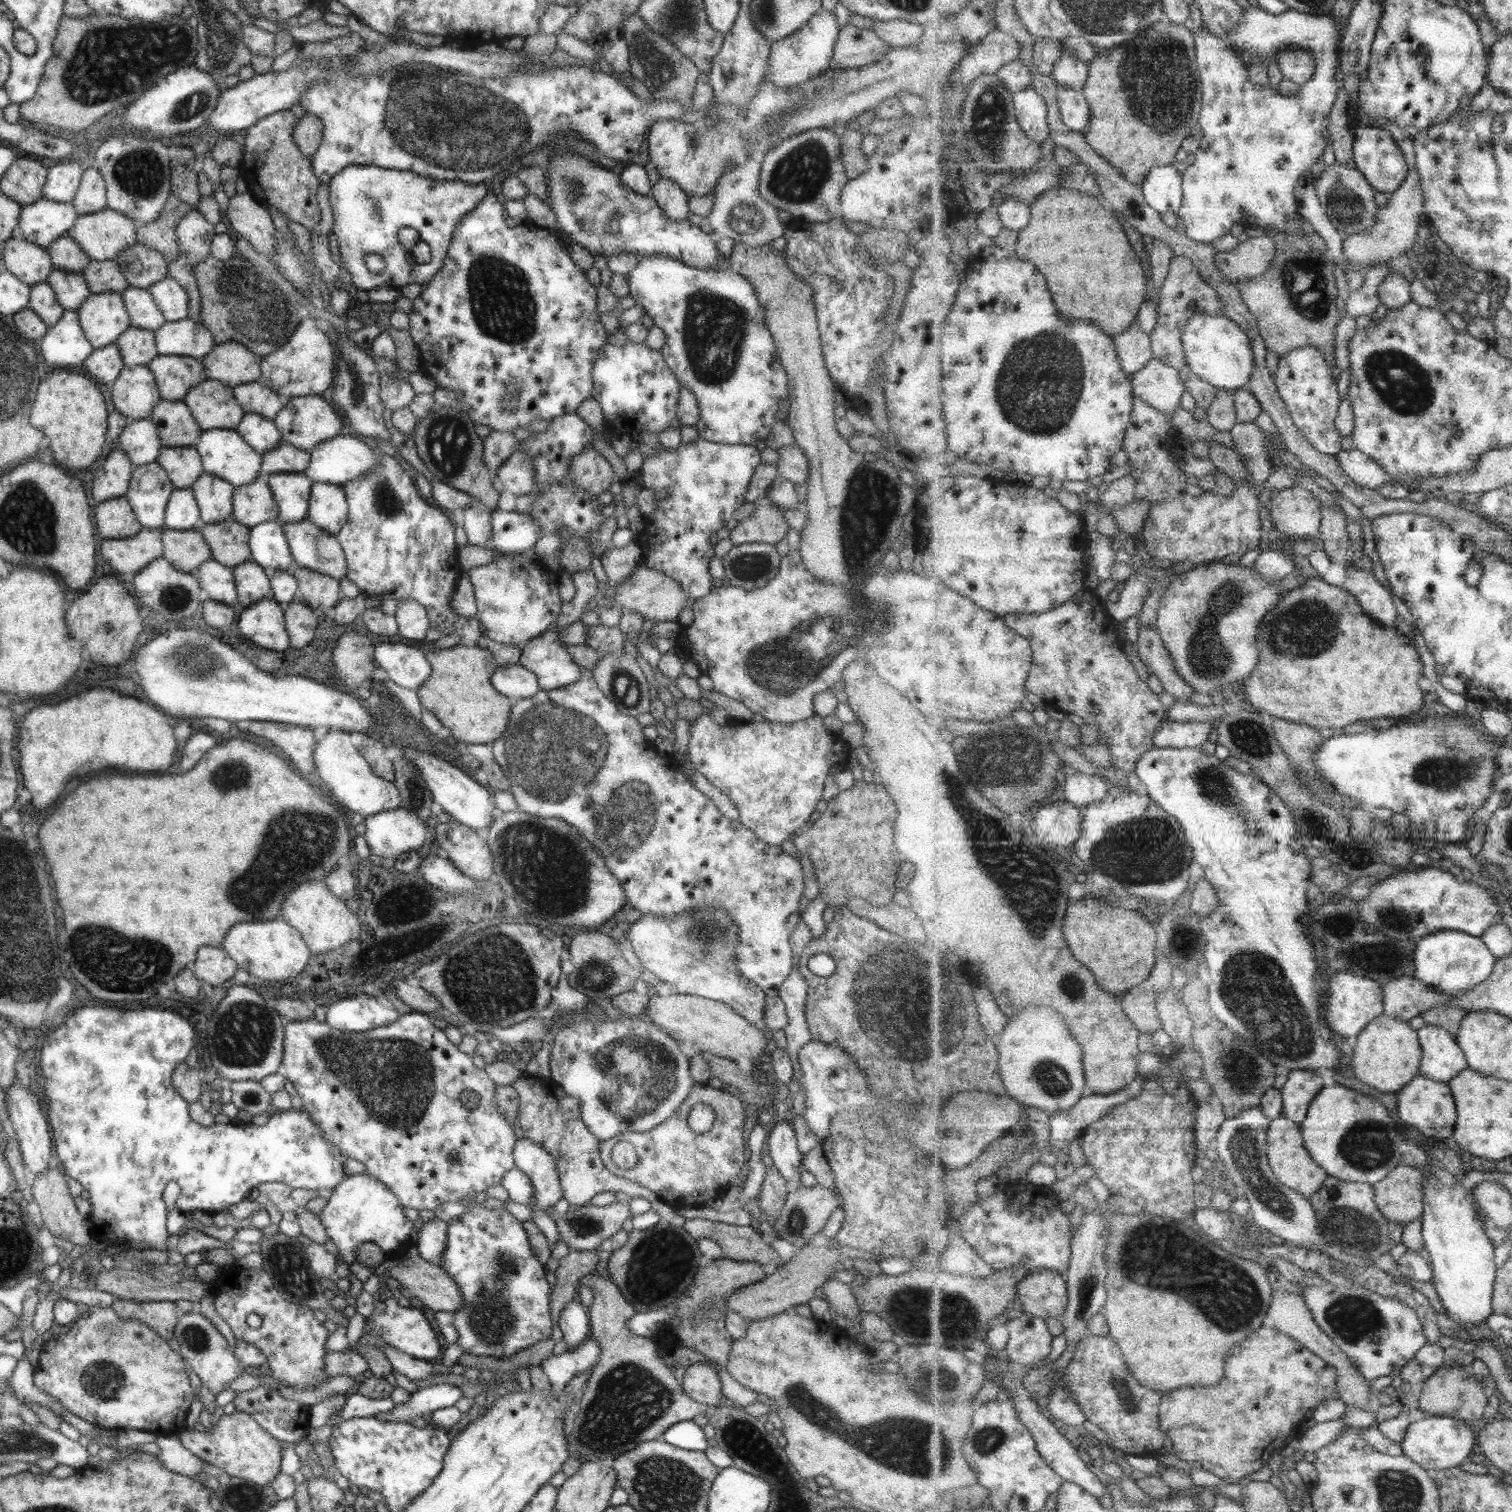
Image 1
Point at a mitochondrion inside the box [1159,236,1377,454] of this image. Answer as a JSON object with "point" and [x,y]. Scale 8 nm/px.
{"point":[1303,278]}

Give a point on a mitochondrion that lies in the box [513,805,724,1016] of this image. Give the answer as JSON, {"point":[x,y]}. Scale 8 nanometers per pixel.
{"point":[597,977]}

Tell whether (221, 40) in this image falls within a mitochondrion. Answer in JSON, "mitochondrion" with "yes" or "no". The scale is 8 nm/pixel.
{"mitochondrion":"yes"}

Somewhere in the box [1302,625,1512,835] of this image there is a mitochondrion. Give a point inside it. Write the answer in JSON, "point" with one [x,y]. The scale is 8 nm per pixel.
{"point":[1443,774]}

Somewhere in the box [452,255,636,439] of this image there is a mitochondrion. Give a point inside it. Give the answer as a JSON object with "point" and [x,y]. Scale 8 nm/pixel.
{"point":[512,397]}

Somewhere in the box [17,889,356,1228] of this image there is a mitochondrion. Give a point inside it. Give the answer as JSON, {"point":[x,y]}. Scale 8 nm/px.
{"point":[99,949]}

